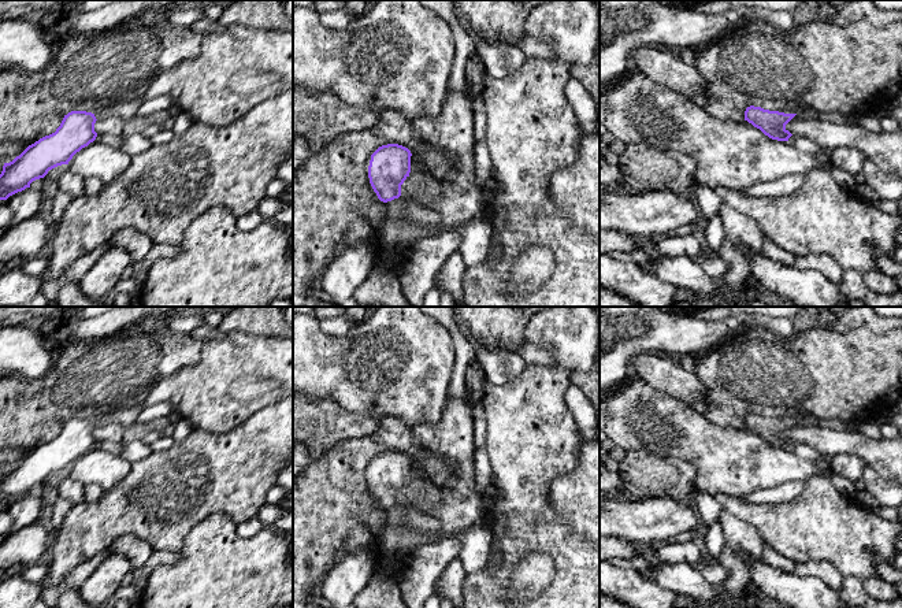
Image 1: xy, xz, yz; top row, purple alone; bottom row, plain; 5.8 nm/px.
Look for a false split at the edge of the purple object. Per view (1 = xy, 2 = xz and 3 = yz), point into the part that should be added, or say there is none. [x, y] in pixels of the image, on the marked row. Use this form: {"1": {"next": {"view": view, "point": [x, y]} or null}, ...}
{"1": {"next": {"view": "xy", "point": [126, 108]}}, "2": {"next": {"view": "xz", "point": [426, 189]}}, "3": {"next": null}}

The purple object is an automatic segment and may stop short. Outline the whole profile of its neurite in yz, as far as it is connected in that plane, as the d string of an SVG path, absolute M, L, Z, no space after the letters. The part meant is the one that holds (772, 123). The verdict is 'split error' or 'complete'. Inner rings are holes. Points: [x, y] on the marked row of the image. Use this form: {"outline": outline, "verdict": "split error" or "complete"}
{"outline": "M750 105L745 111L745 121L760 129L765 136L772 140L788 141L793 134L786 129L786 125L795 115L797 114L784 114Z", "verdict": "complete"}

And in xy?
{"outline": "M145 97L116 103L94 114L71 111L64 115L55 133L29 145L12 162L4 163L0 174L0 200L30 188L33 181L44 178L49 170L68 164L77 152L96 140L97 119L131 118L138 114L144 100Z", "verdict": "split error"}

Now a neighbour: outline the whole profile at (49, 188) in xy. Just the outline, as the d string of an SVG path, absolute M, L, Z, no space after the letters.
M48 174L42 179L44 182L41 190L42 190L44 203L48 207L52 203L53 197L56 196L59 188L56 178L52 178Z

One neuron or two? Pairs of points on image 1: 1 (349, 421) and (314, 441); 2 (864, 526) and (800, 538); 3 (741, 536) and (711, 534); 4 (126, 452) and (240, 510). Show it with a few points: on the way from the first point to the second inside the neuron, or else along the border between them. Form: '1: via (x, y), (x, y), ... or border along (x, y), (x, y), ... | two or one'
1: via (341, 425), (330, 425), (322, 433) | one
2: via (847, 529), (816, 529) | one
3: border along (719, 521), (723, 529), (723, 549), (716, 559) | two
4: border along (152, 452), (132, 463) | two

